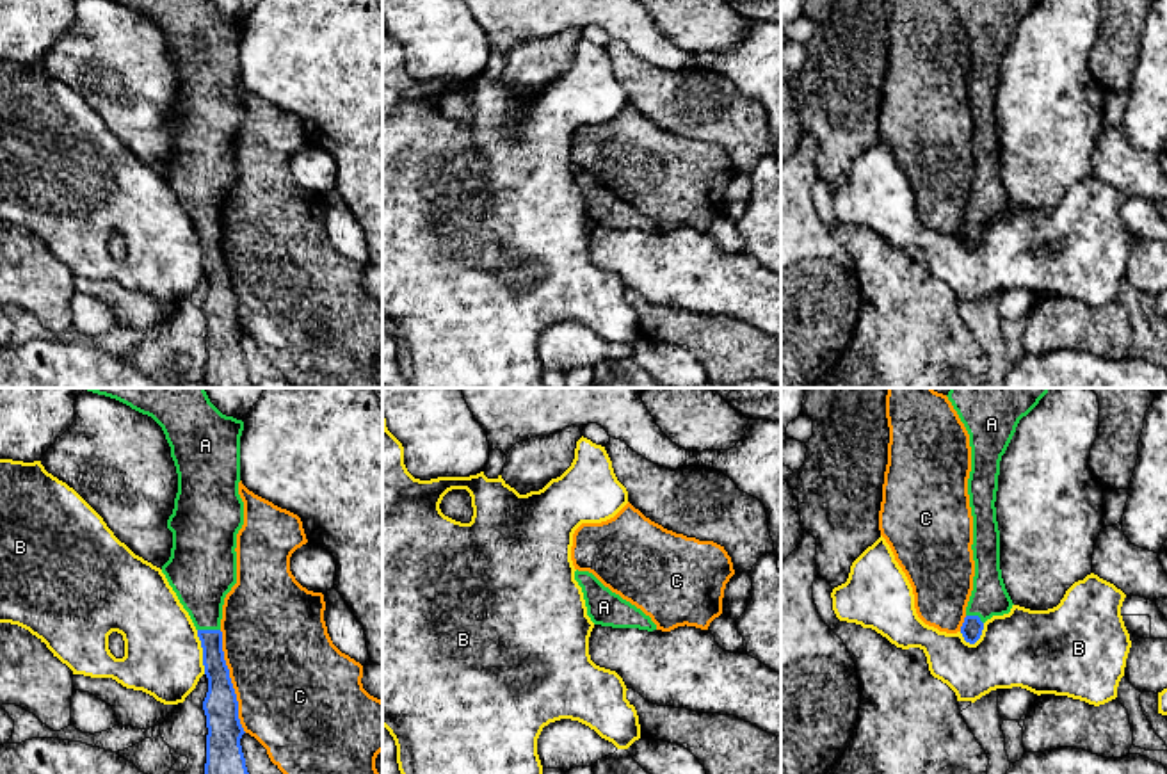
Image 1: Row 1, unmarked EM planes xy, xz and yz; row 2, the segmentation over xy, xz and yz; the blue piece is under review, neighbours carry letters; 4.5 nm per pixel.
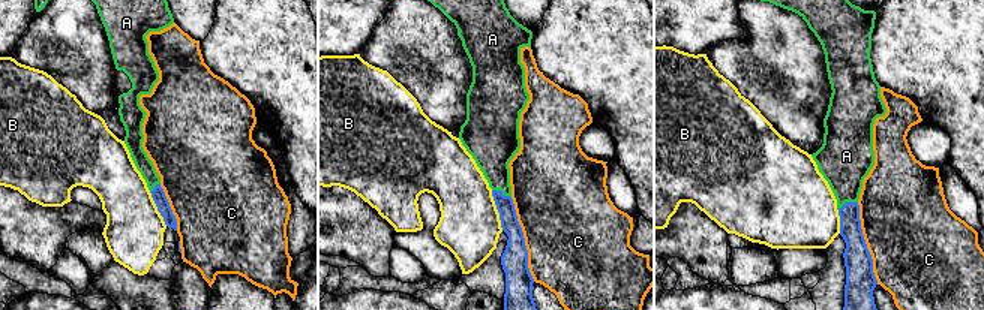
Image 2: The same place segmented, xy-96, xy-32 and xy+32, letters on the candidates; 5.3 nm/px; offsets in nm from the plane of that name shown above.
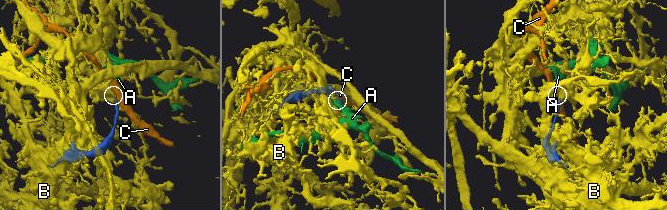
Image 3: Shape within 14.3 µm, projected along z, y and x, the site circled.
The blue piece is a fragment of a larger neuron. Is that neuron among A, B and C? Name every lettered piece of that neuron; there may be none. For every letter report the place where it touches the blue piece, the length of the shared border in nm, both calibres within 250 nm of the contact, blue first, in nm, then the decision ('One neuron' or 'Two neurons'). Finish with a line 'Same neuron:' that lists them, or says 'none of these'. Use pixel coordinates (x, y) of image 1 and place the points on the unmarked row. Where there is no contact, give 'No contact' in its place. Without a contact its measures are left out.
A: Touches blue at xy (209, 232). Shared border 100 nm. Thickness 110 nm (blue) against 280 nm. One neuron
B: Touches blue at xy (203, 253). Shared border 200 nm. Thickness 150 nm (blue) against 360 nm. Two neurons
C: Touches blue at xy (230, 283). Shared border 480 nm. Thickness 160 nm (blue) against 480 nm. Two neurons
Same neuron: A

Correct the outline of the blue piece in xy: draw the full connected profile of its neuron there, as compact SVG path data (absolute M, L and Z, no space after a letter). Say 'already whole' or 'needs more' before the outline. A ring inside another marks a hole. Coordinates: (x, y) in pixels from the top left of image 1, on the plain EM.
needs more | M116 0L151 18L164 32L178 75L178 94L167 130L173 133L169 162L162 167L169 187L189 214L203 249L208 294L205 388L256 388L249 379L240 340L238 302L222 253L222 206L237 185L237 135L244 126L240 84L240 37L244 23L222 16L210 0Z

